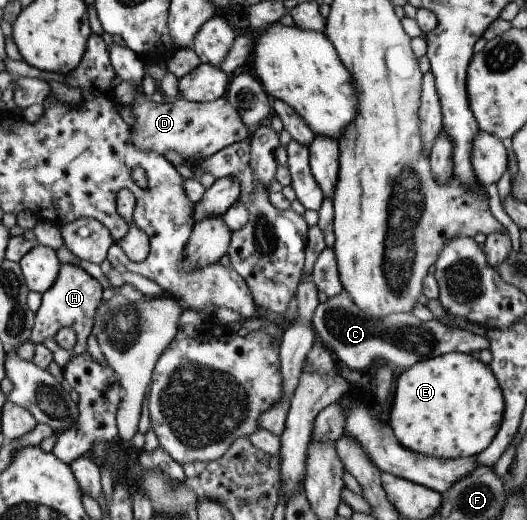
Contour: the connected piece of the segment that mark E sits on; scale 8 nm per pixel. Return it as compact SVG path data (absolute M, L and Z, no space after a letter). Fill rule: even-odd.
M444 353L442 356L418 361L397 371L392 387L394 393L384 418L398 444L412 452L437 459L476 456L492 442L500 428L504 410L502 391L488 365L472 359L467 353Z

